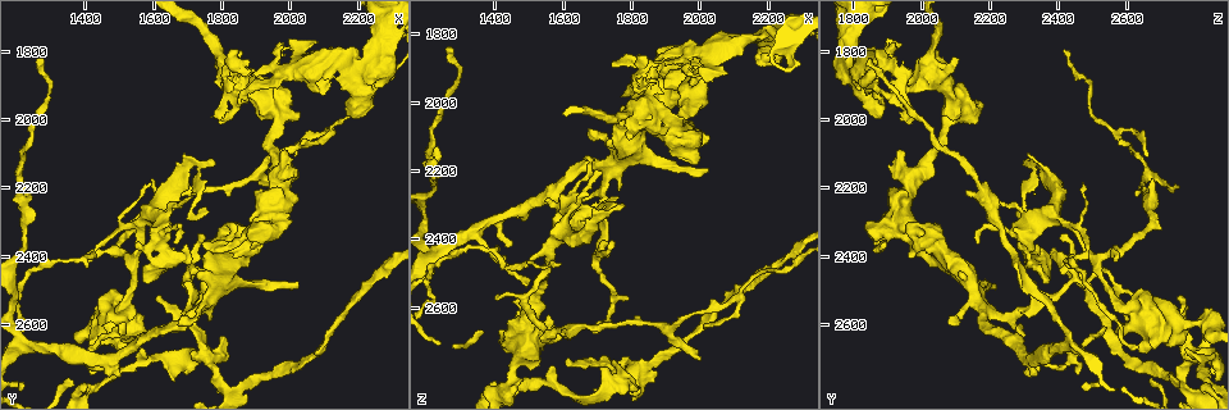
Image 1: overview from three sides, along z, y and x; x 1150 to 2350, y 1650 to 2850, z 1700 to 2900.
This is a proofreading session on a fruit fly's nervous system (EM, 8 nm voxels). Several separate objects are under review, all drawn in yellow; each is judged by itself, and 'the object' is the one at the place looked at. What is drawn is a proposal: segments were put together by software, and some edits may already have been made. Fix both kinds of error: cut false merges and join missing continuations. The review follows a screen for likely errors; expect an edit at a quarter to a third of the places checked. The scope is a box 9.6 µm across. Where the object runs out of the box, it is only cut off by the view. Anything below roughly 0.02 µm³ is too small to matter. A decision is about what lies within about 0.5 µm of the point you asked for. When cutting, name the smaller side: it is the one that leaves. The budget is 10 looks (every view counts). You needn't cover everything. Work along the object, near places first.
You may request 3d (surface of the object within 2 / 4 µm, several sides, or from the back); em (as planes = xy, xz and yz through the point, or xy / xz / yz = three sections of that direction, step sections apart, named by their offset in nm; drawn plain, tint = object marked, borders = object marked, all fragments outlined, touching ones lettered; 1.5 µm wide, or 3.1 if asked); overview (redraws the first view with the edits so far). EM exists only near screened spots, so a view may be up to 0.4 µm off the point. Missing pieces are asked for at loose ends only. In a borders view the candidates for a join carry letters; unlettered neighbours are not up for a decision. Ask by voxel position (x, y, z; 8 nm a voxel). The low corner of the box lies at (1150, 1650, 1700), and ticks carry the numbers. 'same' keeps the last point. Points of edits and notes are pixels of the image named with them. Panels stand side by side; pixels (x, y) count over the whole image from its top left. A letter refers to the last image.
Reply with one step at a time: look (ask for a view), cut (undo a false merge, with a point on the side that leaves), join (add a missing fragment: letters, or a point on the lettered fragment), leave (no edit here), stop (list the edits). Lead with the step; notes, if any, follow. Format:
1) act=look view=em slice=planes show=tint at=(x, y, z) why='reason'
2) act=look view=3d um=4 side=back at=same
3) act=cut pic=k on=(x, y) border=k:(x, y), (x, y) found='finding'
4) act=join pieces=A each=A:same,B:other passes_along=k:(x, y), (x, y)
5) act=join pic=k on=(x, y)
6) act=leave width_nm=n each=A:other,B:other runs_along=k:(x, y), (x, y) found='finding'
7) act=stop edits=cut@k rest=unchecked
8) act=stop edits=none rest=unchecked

act=look view=em slice=planes show=borders at=(1610, 2520, 2770) why='tapers out'

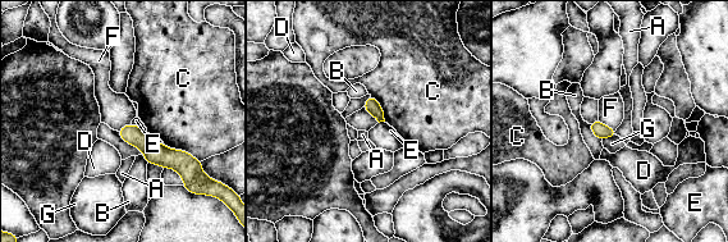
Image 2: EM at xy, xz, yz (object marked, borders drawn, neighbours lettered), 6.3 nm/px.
act=leave each=A:other,B:other,C:other,D:other,E:other,F:other,G:other runs_along=2:(122, 132), (186, 163) found='no lettered fragment goes on from it'

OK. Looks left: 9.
act=look view=em slice=planes show=borders at=(1580, 2480, 2360) why='branch stops here'

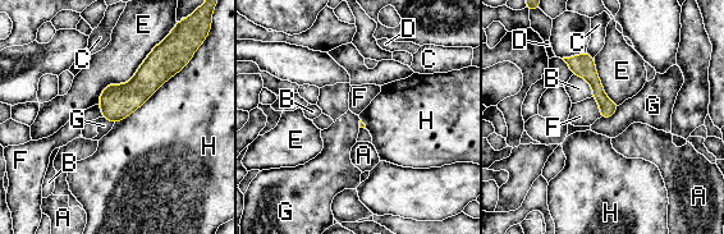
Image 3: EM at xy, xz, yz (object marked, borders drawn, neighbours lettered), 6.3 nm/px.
act=leave each=A:other,B:other,C:other,D:other,E:other,F:other,G:other,H:other border=3:(619, 105), (612, 115), (600, 118) found='none of them fits'

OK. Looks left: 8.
act=look view=3d um=2 at=(1590, 2190, 2470) why='an open end'

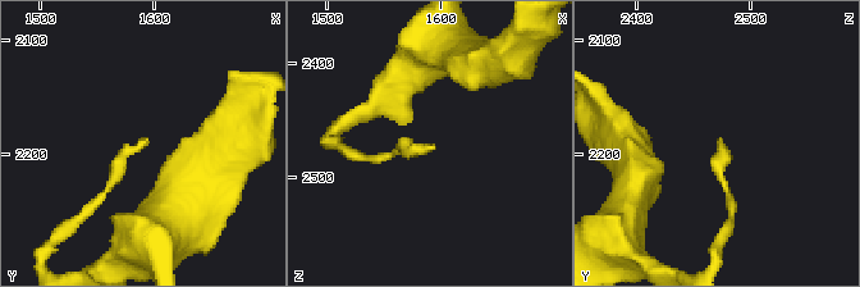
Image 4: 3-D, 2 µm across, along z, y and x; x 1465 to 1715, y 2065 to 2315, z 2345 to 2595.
act=look view=em slice=xy step=8 show=borders at=(1590, 2186, 2470) why='need the tissue'

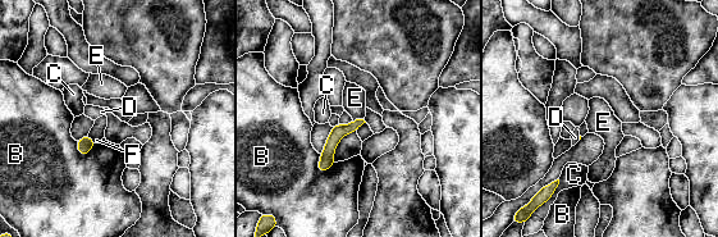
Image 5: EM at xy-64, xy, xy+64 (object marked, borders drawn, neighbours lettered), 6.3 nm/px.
act=leave each=B:other,C:other,D:other,E:other,F:other border=5:(364, 119), (353, 121) found='none of them fits'

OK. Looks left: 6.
act=look view=3d um=2 at=(1250, 1830, 1850) why='tapers out'

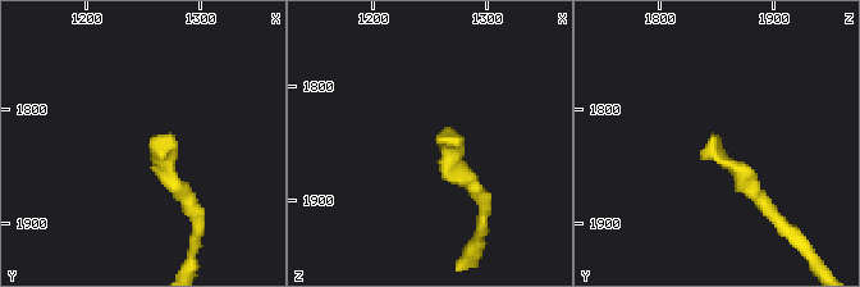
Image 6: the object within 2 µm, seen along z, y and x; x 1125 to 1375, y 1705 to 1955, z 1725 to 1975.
act=look view=em slice=planes show=borders at=(1254, 1834, 1848)

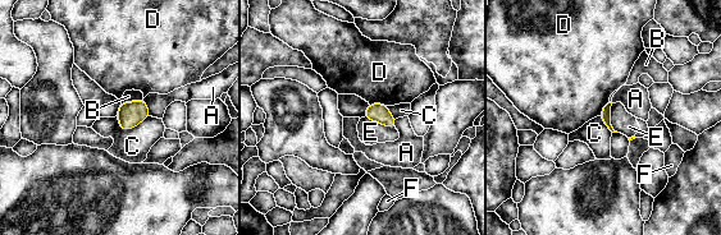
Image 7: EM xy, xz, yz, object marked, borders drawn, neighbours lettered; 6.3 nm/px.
act=leave longest_contact=C:220nm each=A:other,B:other,C:other,D:other,E:other,F:other found='none of them fits'

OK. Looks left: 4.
act=stop edits=none rest=unchecked

